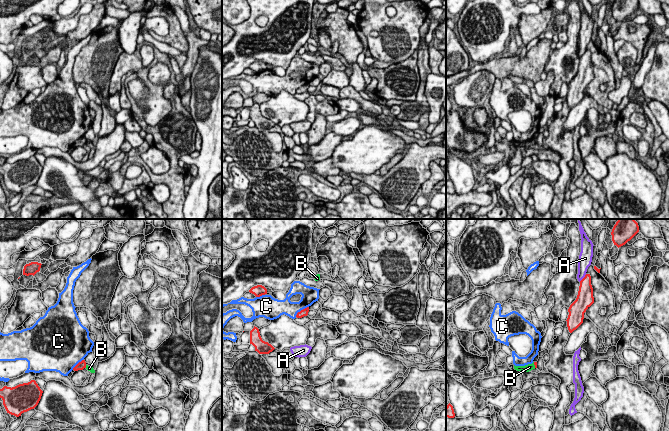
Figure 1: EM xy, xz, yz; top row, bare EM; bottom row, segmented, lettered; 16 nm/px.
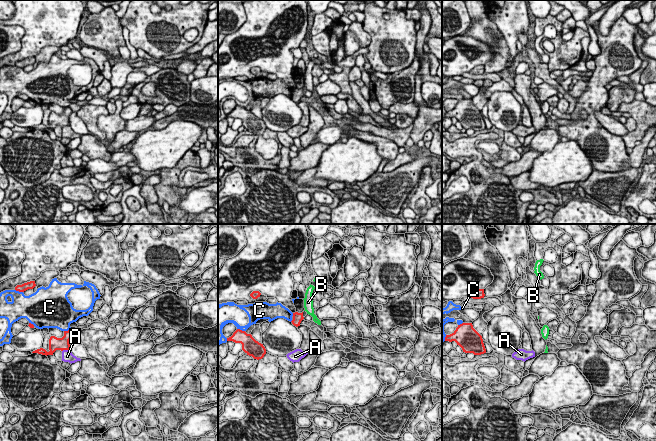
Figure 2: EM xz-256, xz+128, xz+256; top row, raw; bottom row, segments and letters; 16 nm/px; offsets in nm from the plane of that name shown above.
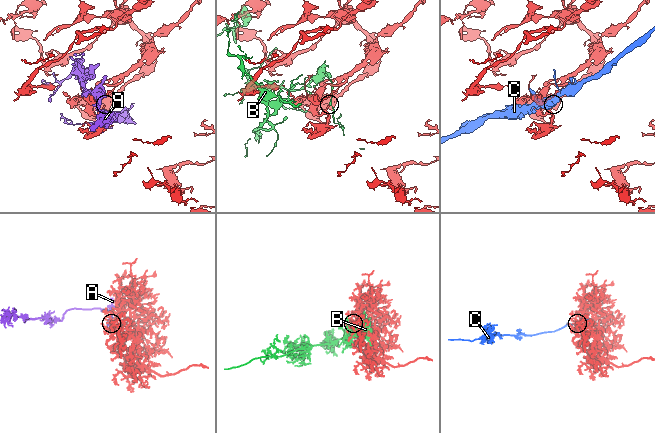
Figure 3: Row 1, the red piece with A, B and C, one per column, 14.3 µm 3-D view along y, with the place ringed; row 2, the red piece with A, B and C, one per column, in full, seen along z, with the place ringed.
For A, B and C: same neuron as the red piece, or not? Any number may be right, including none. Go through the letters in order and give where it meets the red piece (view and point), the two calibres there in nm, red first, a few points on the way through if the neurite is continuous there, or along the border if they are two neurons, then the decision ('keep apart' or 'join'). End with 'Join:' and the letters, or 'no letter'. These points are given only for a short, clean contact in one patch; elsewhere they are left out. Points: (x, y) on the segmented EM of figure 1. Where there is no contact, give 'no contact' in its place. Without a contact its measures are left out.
A: yz (583, 278) | 240/190 nm | keep apart
B: yz (534, 364) | 60/120 nm | keep apart
C: xz (301, 310) | 120/240 nm | keep apart
Join: no letter

